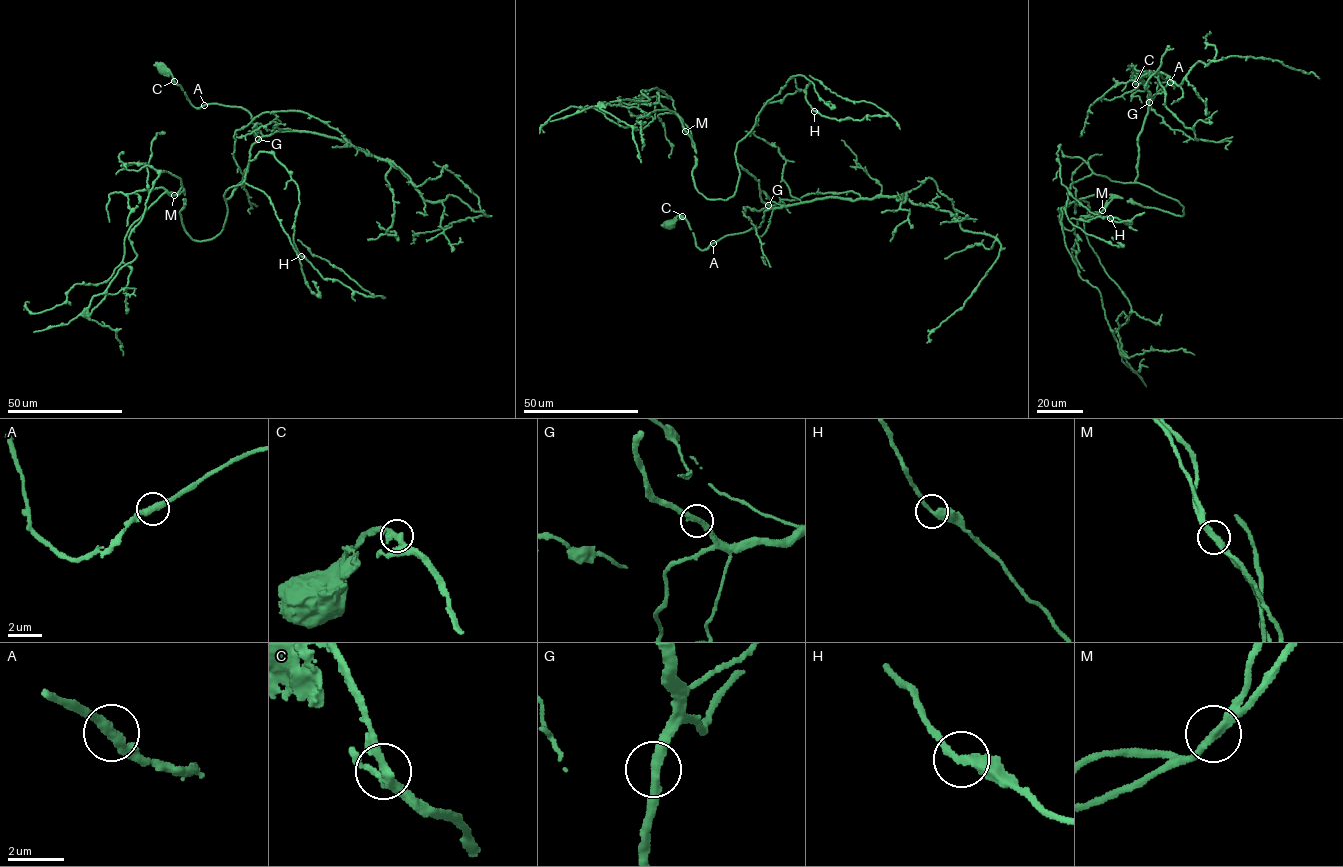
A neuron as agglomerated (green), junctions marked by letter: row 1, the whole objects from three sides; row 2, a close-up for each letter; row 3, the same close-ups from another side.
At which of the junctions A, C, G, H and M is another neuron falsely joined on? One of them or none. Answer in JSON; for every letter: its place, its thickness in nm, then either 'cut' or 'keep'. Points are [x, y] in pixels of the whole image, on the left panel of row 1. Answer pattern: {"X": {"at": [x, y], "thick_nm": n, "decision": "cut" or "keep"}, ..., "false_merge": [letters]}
{"A": {"at": [204, 105], "thick_nm": 320, "decision": "keep"}, "C": {"at": [174, 81], "thick_nm": 340, "decision": "keep"}, "G": {"at": [258, 139], "thick_nm": 320, "decision": "keep"}, "H": {"at": [301, 256], "thick_nm": 320, "decision": "keep"}, "M": {"at": [174, 195], "thick_nm": 320, "decision": "cut"}, "false_merge": ["M"]}

